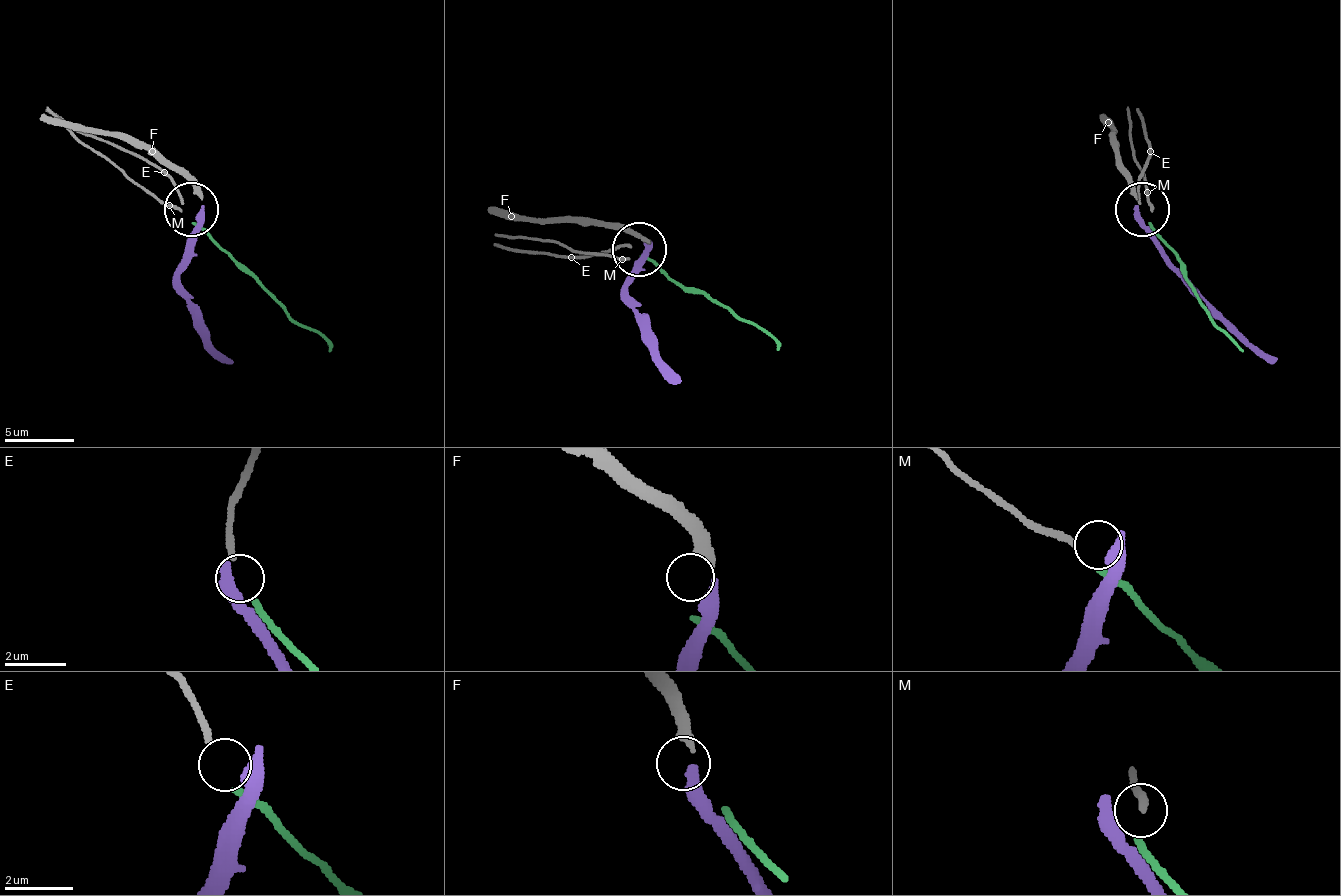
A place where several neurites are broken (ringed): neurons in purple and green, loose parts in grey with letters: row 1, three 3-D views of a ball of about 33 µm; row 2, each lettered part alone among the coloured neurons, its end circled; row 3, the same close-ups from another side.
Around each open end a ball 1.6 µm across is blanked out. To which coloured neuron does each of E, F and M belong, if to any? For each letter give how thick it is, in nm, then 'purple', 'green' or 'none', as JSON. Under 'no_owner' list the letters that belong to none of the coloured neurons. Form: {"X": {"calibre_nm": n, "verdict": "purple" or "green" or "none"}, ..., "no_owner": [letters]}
{"E": {"calibre_nm": 190, "verdict": "green"}, "F": {"calibre_nm": 440, "verdict": "purple"}, "M": {"calibre_nm": 240, "verdict": "none"}, "no_owner": ["M"]}

